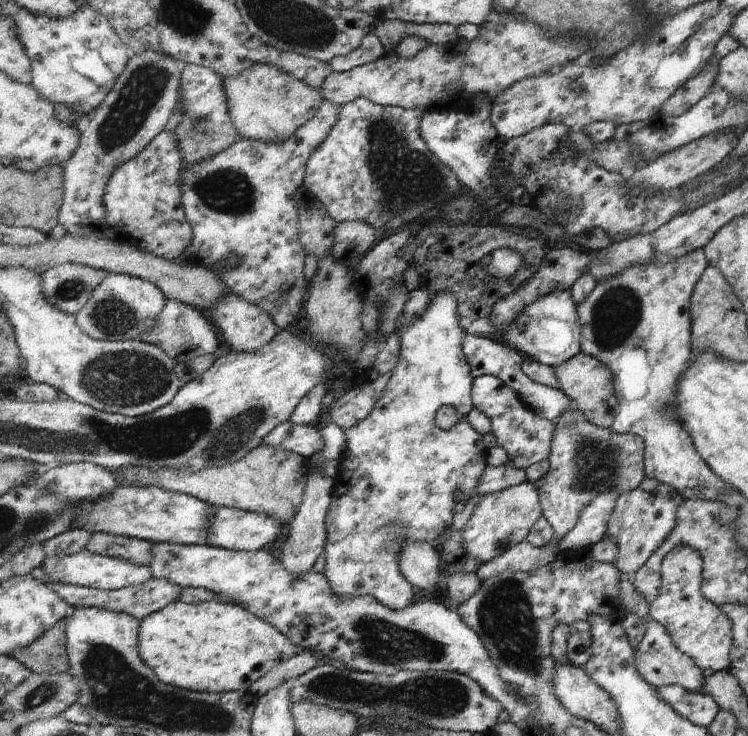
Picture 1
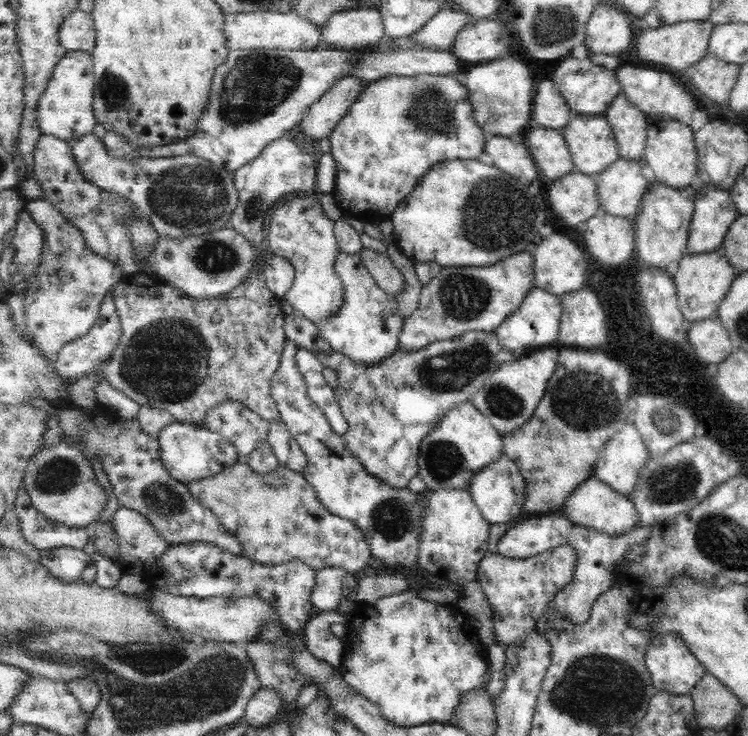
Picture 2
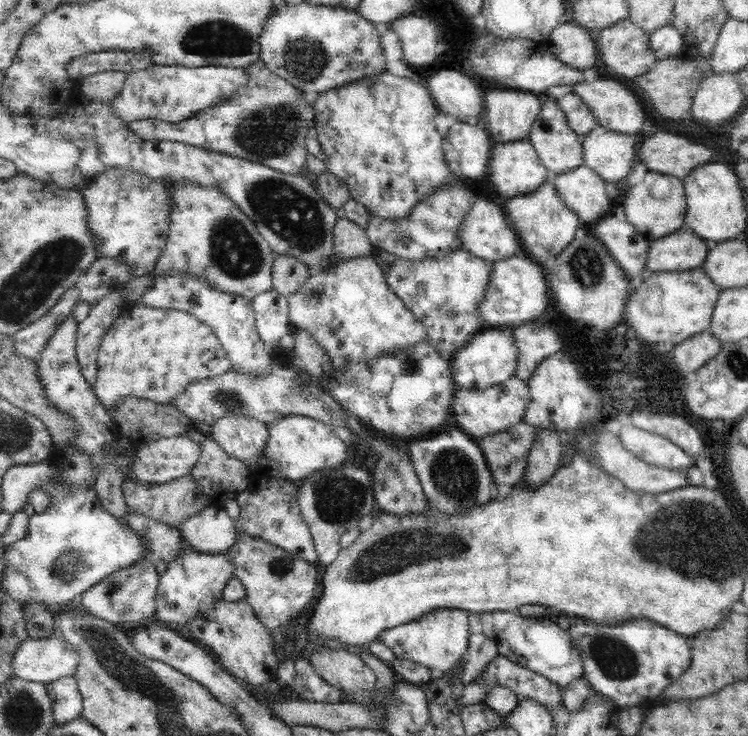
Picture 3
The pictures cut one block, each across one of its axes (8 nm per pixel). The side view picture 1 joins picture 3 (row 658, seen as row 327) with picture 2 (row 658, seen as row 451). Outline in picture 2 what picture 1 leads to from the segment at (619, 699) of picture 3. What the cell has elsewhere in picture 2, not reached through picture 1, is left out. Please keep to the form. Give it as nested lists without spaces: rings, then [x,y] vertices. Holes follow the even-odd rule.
[[[667,634],[649,640],[644,665],[653,688],[671,694],[688,694],[706,673],[701,663],[685,648],[685,642]]]

